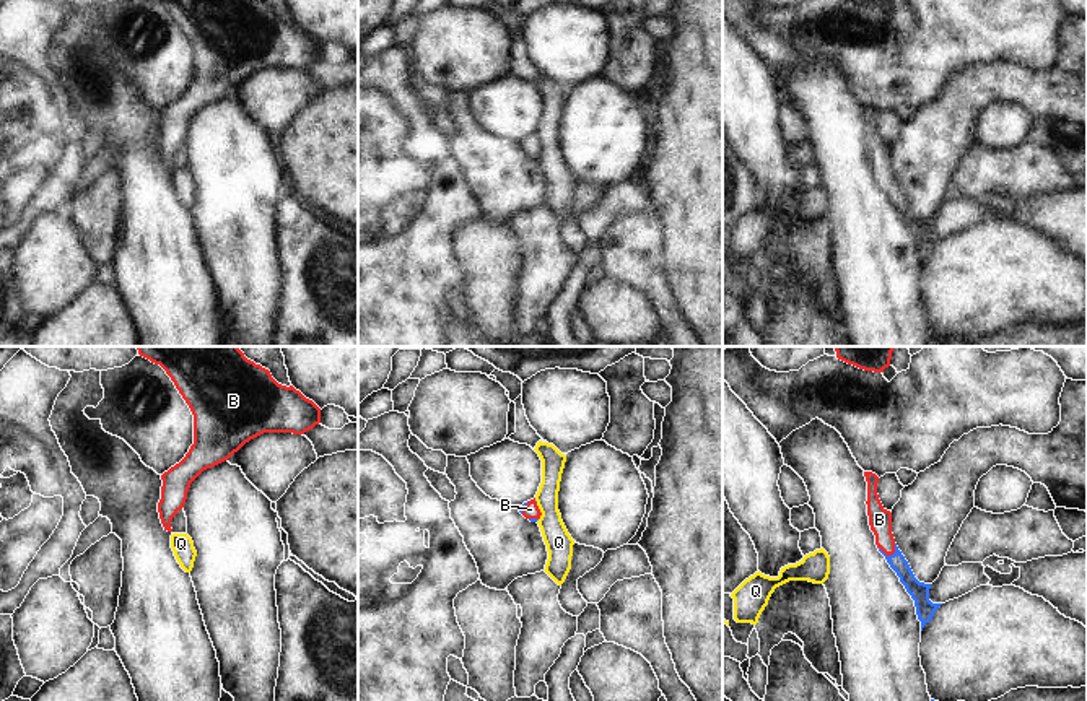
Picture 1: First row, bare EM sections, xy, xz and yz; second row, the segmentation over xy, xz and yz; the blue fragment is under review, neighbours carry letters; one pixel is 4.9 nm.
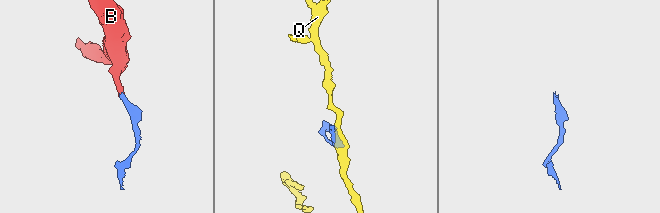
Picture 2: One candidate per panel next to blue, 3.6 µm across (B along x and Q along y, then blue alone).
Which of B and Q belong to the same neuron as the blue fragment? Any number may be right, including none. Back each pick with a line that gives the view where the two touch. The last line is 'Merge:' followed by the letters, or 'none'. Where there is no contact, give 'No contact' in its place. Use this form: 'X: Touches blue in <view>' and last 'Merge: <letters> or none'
B: Touches blue in yz
Merge: B.

